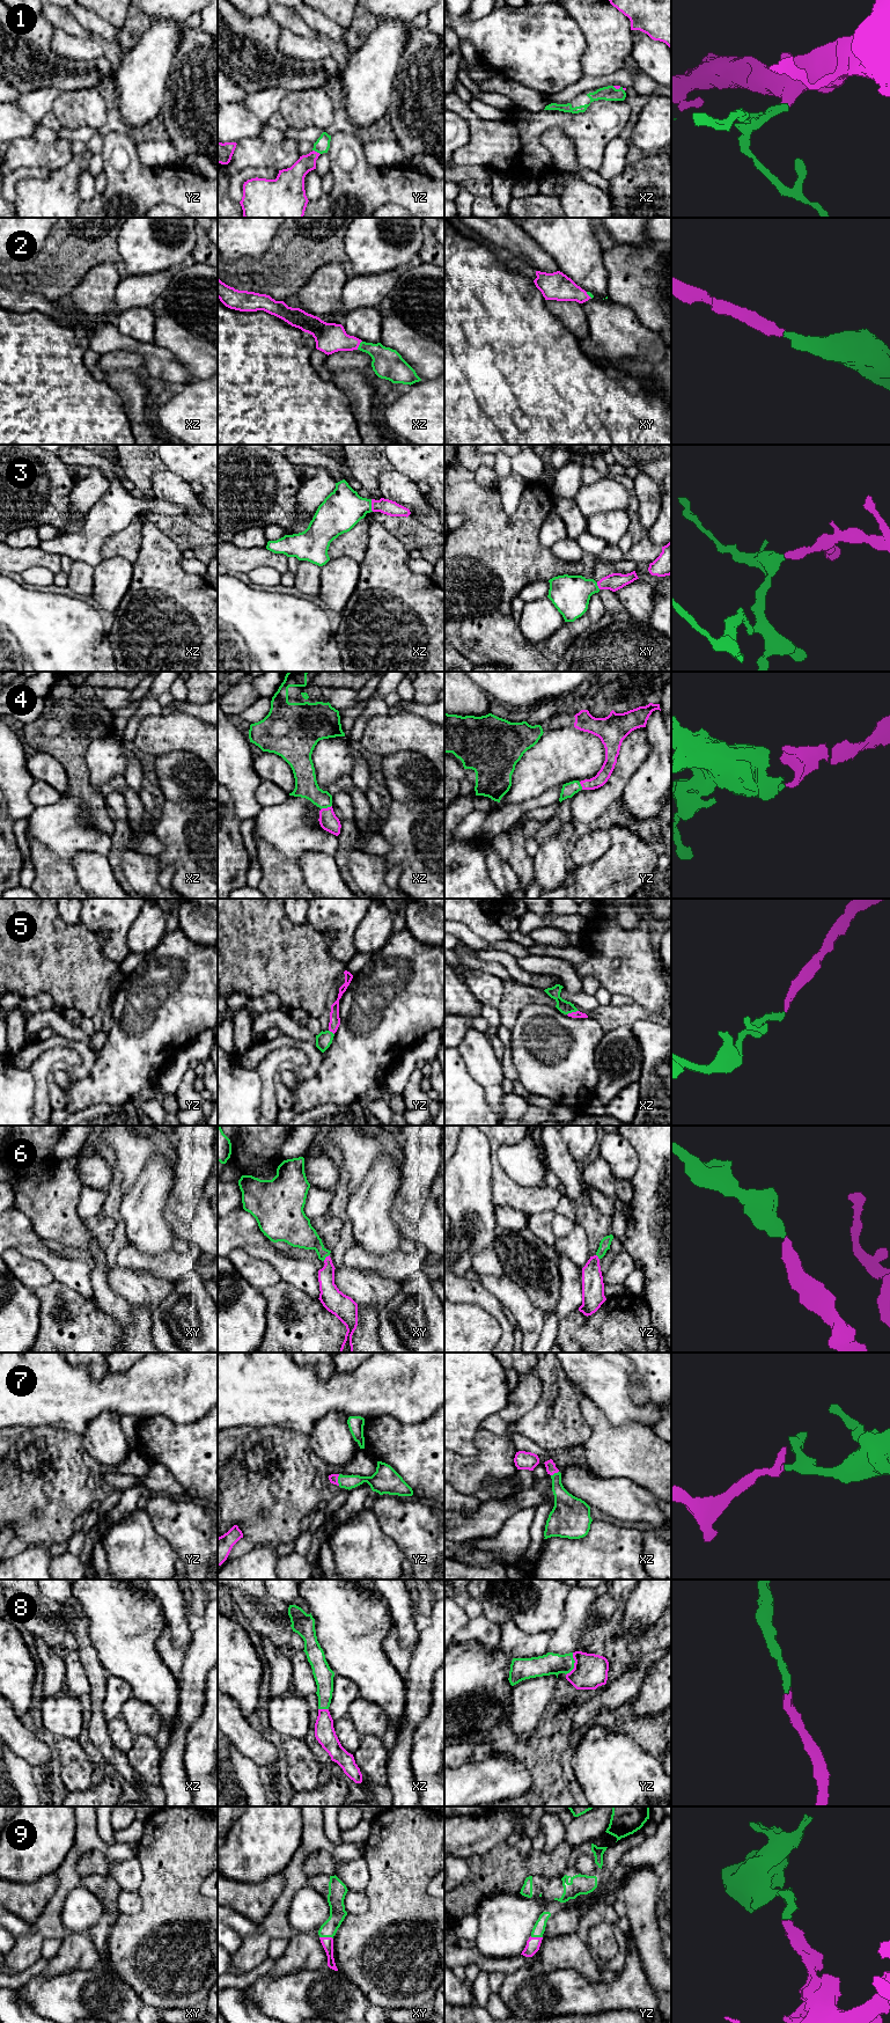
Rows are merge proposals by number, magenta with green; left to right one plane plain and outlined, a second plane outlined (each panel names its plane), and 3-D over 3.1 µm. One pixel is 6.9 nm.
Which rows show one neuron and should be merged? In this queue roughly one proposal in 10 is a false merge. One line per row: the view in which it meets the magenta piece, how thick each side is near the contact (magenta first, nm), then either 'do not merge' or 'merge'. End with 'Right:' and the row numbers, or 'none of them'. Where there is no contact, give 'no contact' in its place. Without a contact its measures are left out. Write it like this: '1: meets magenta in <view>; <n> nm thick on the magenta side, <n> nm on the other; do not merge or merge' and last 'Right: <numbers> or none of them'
1: meets magenta in yz; 160 nm thick on the magenta side, 100 nm on the other; merge
2: meets magenta in xz; 200 nm thick on the magenta side, 220 nm on the other; merge
3: meets magenta in xz; 110 nm thick on the magenta side, 280 nm on the other; merge
4: meets magenta in xz; 130 nm thick on the magenta side, 160 nm on the other; merge
5: meets magenta in xz; 50 nm thick on the magenta side, 90 nm on the other; merge
6: meets magenta in xy; 130 nm thick on the magenta side, 190 nm on the other; merge
7: meets magenta in yz; 60 nm thick on the magenta side, 100 nm on the other; merge
8: meets magenta in yz; 240 nm thick on the magenta side, 150 nm on the other; merge
9: meets magenta in xy; 80 nm thick on the magenta side, 110 nm on the other; merge
Right: 1, 2, 3, 4, 5, 6, 7, 8, 9

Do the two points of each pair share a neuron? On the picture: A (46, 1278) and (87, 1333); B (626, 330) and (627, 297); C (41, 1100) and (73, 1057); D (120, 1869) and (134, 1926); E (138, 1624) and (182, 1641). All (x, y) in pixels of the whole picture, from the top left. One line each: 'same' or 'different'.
A: different
B: different
C: same
D: different
E: different

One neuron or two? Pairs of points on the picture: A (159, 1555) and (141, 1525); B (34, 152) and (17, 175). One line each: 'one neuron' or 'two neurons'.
A: one neuron
B: two neurons

